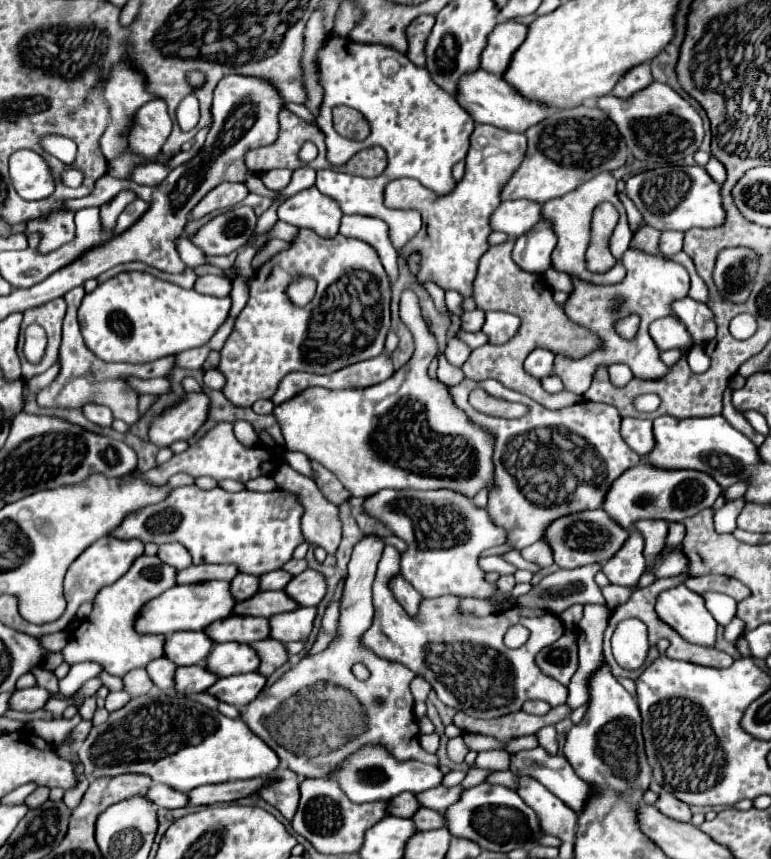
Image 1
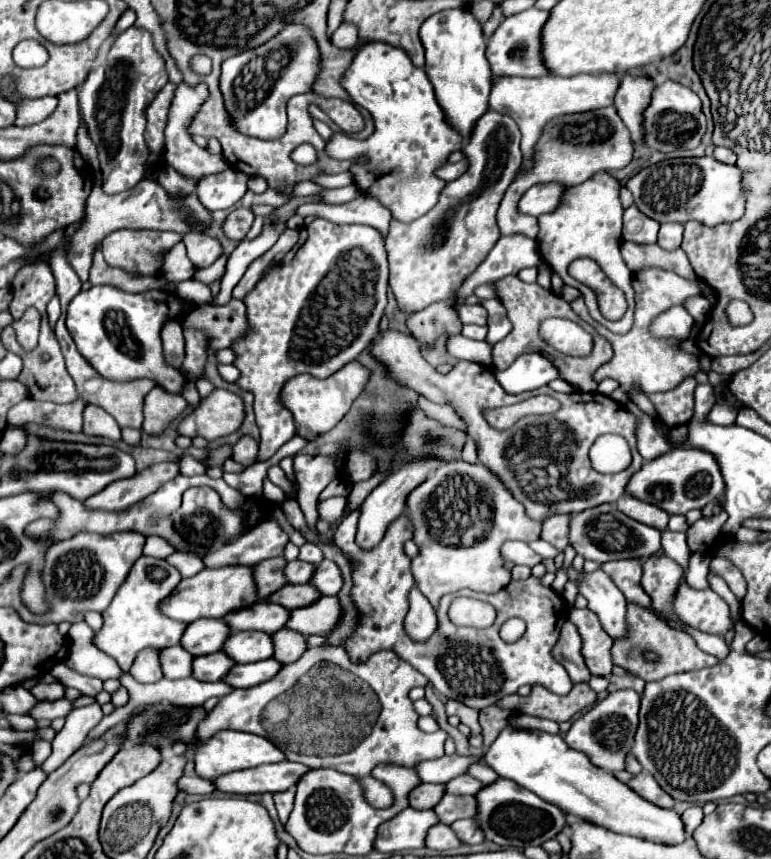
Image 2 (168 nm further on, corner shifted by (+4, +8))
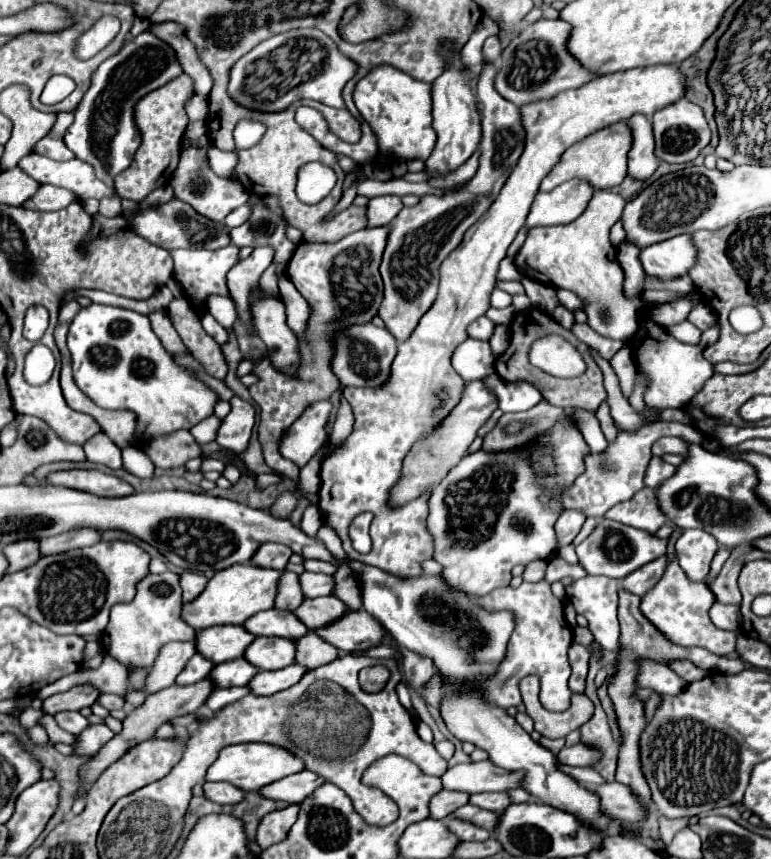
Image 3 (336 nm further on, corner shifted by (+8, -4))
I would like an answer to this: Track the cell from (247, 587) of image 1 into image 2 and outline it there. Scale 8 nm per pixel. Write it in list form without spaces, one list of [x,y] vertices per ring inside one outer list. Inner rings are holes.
[[[285,557],[265,559],[263,563],[255,565],[253,571],[255,571],[255,581],[257,581],[257,587],[259,587],[261,599],[267,599],[275,591],[279,591],[283,587],[283,583],[287,585],[287,579],[285,579],[285,573],[283,573],[285,565],[287,565]]]

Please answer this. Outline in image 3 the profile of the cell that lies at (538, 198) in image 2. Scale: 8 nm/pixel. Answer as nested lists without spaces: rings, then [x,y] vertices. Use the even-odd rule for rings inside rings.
[[[571,179],[549,193],[539,191],[527,215],[527,227],[563,225],[575,221],[591,199],[591,185],[581,179]]]

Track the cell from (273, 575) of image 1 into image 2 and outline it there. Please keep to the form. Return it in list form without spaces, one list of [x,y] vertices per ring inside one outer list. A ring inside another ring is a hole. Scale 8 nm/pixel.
[[[297,559],[297,561],[287,563],[285,575],[287,575],[289,583],[309,583],[313,577],[313,571],[315,571],[315,565]]]

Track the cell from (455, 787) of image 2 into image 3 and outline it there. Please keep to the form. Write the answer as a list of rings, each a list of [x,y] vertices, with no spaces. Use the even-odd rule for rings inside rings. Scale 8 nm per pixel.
[[[477,793],[477,795],[471,795],[469,797],[469,803],[471,805],[477,805],[481,809],[487,809],[487,811],[503,811],[511,801],[505,793]]]

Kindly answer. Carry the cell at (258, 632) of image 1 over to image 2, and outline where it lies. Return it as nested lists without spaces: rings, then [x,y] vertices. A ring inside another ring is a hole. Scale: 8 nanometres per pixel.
[[[259,601],[245,609],[231,611],[231,615],[225,615],[223,619],[227,625],[231,625],[231,629],[239,627],[239,631],[243,631],[251,627],[255,631],[275,633],[287,625],[289,609],[271,601]]]

